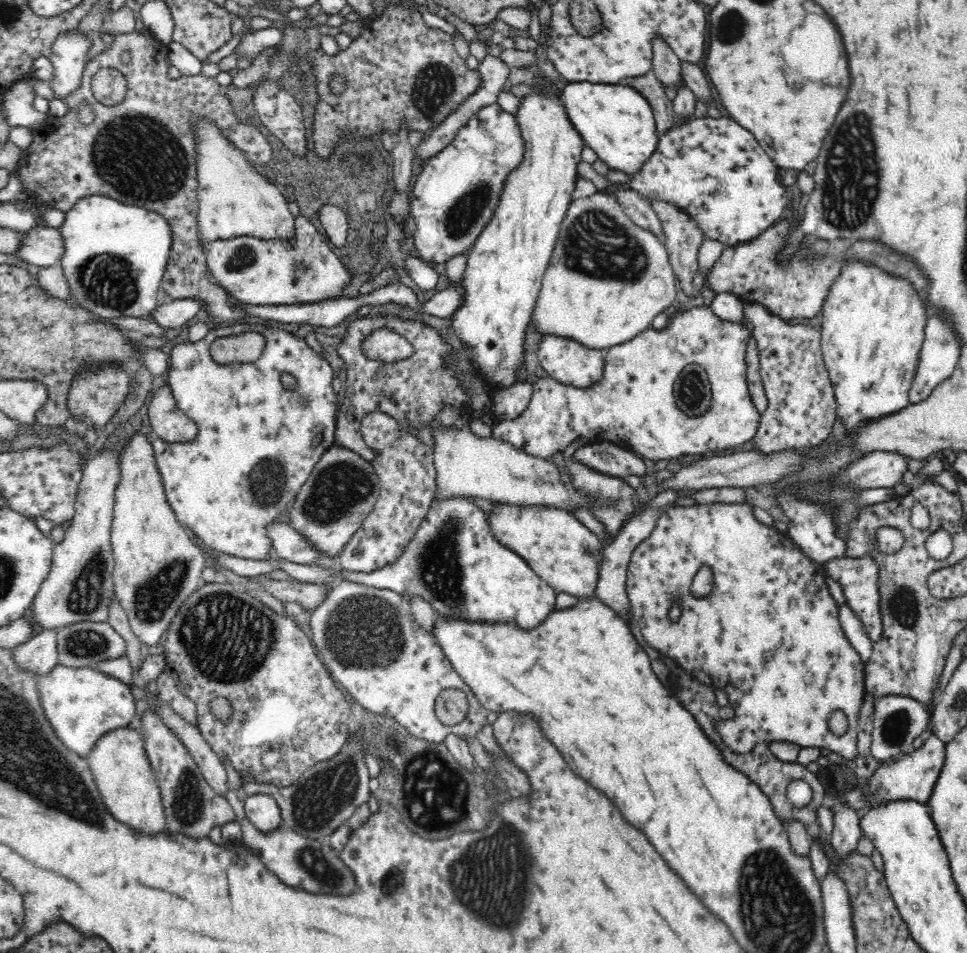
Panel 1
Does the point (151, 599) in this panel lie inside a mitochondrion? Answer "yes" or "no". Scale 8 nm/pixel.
yes

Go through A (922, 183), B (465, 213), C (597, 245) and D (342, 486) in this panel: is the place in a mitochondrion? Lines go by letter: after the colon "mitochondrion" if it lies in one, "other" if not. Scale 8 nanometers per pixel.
A: other
B: mitochondrion
C: mitochondrion
D: mitochondrion

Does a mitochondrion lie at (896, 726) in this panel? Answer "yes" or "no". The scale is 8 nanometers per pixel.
yes

